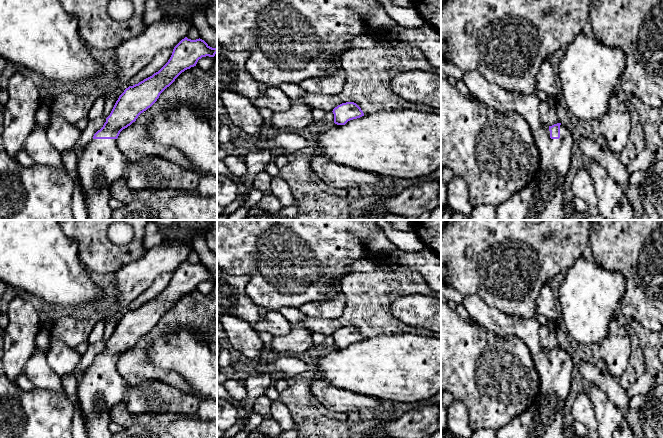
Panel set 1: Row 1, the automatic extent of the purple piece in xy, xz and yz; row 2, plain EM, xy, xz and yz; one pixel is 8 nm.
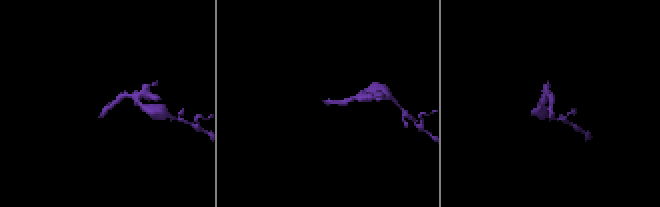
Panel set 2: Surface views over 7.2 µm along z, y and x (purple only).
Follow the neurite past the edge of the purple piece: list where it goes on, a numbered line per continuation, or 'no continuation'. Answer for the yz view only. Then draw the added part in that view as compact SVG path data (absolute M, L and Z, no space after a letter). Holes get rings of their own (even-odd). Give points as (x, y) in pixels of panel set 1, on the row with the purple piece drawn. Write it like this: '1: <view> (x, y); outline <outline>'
1: yz (542, 199); outline M477 71L463 72L462 80L473 98L496 112L512 111L520 114L527 121L540 154L540 167L535 178L526 187L496 206L496 220L564 220L566 212L563 200L567 197L564 192L564 183L571 165L572 149L575 144L575 139L569 129L561 124L560 138L550 138L549 126L541 121L539 113L541 101L536 93L517 94L506 91L497 85L488 83Z

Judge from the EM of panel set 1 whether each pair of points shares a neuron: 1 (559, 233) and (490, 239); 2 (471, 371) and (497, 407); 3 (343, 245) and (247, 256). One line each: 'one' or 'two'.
1: one
2: one
3: one

